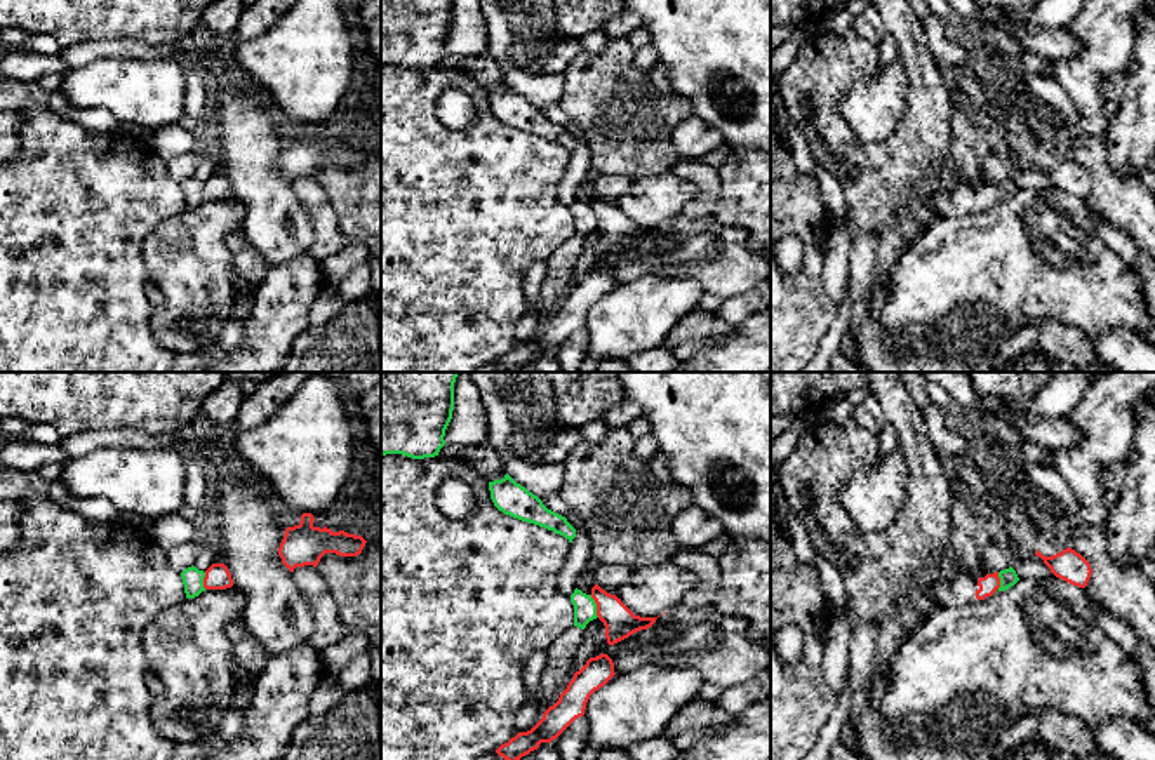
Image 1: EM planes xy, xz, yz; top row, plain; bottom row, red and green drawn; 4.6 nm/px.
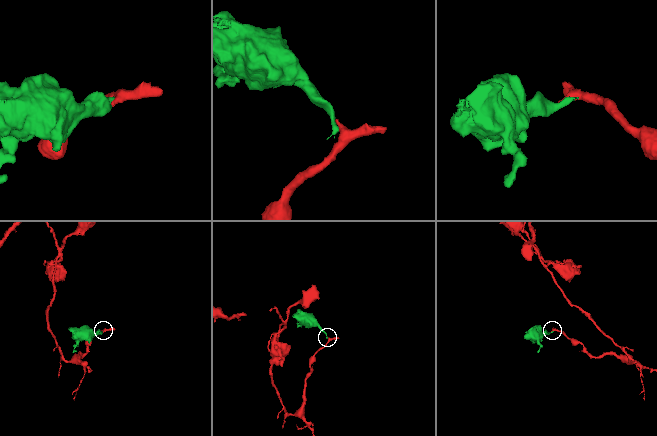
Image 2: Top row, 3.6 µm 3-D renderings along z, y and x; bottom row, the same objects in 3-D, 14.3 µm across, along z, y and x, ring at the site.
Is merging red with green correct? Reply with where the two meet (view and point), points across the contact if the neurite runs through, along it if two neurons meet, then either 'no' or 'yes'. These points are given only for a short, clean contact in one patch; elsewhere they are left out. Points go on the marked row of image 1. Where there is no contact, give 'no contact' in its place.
contact xz (597, 606); border xz (590, 595), (599, 616); no

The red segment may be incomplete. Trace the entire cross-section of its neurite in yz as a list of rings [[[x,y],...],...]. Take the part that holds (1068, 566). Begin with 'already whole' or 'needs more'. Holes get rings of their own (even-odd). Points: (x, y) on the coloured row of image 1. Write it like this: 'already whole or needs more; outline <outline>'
already whole; outline [[[1066,548],[1061,553],[1056,553],[1052,557],[1044,557],[1038,550],[1035,553],[1037,557],[1040,557],[1044,560],[1044,563],[1051,569],[1051,572],[1073,584],[1078,588],[1085,588],[1092,569],[1091,563],[1075,550]]]

